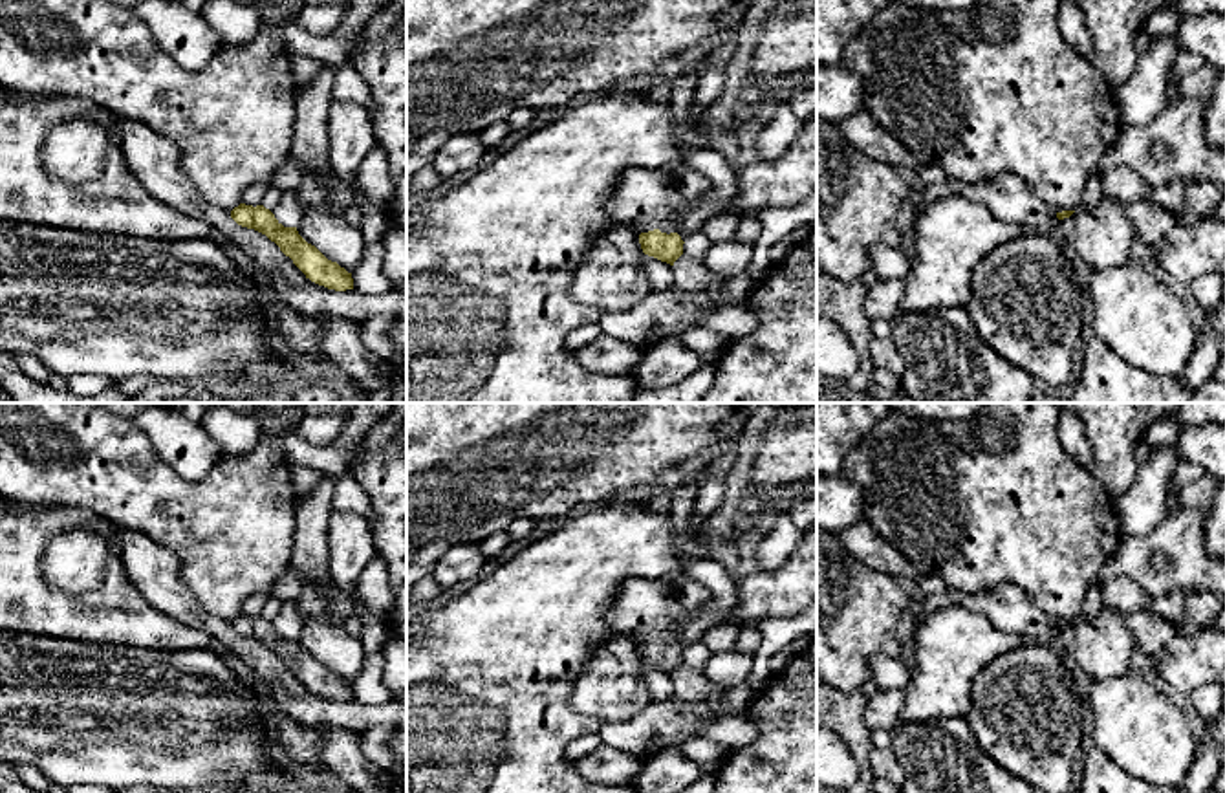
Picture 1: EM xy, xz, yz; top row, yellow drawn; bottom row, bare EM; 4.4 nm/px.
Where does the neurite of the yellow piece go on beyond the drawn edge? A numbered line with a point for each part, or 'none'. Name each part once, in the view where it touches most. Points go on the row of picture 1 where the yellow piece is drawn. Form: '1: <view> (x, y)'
1: xz (641, 198)

